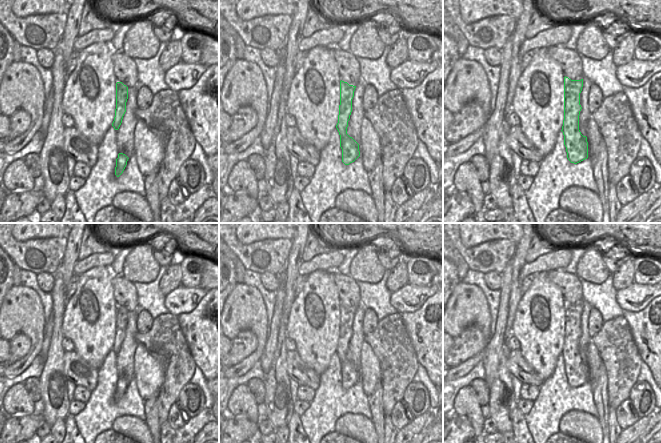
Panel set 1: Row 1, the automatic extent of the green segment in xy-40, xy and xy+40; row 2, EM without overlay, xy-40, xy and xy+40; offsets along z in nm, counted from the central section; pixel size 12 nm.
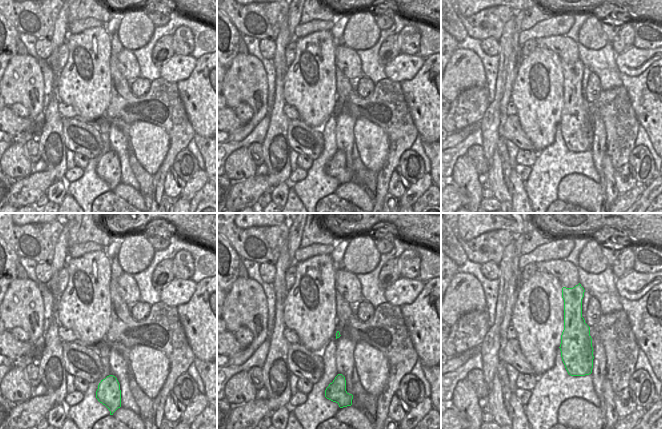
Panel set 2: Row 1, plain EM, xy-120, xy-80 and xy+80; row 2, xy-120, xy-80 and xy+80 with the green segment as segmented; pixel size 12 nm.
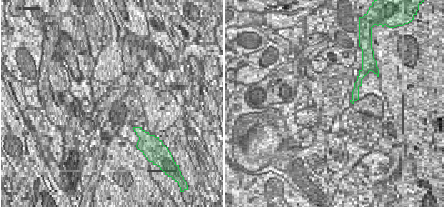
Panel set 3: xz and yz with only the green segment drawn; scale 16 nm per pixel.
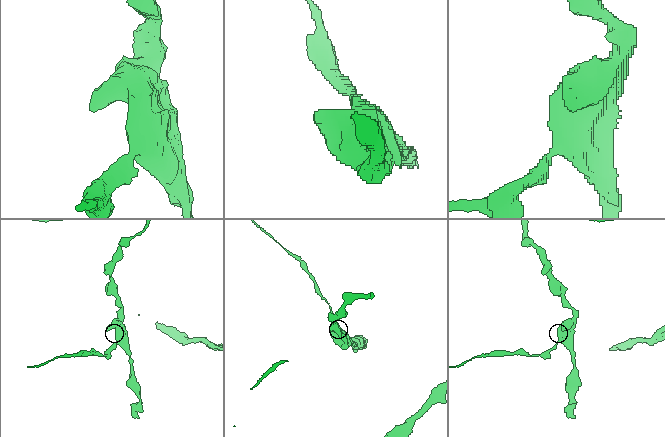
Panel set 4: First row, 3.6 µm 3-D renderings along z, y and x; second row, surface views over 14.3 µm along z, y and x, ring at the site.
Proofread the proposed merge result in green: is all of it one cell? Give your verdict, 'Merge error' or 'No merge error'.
Merge error.

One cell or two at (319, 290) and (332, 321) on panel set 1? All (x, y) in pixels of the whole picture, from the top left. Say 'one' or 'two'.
one

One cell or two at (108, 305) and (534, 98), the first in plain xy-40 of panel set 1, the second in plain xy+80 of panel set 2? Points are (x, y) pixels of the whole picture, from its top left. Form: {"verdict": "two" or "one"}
{"verdict": "one"}

